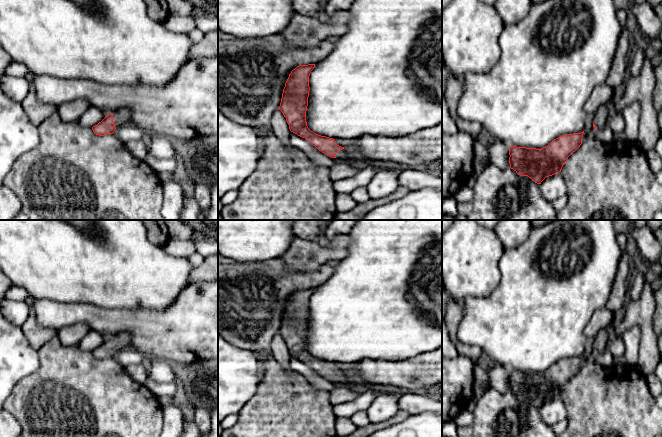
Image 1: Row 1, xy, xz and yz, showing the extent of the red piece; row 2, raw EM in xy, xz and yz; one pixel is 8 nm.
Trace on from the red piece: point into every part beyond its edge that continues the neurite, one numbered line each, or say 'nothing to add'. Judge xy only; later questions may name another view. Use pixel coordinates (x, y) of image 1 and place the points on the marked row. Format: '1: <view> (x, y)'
1: xy (122, 116)

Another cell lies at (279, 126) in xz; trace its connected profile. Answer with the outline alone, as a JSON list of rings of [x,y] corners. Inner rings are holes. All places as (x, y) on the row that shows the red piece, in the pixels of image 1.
[[[279,109],[275,110],[272,114],[271,131],[285,146],[293,148],[290,143],[291,131],[289,129],[289,125],[283,113]]]

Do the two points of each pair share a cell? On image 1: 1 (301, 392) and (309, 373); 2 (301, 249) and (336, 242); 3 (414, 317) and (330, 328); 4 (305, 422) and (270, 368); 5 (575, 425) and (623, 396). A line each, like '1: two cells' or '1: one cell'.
1: two cells
2: one cell
3: one cell
4: one cell
5: one cell

